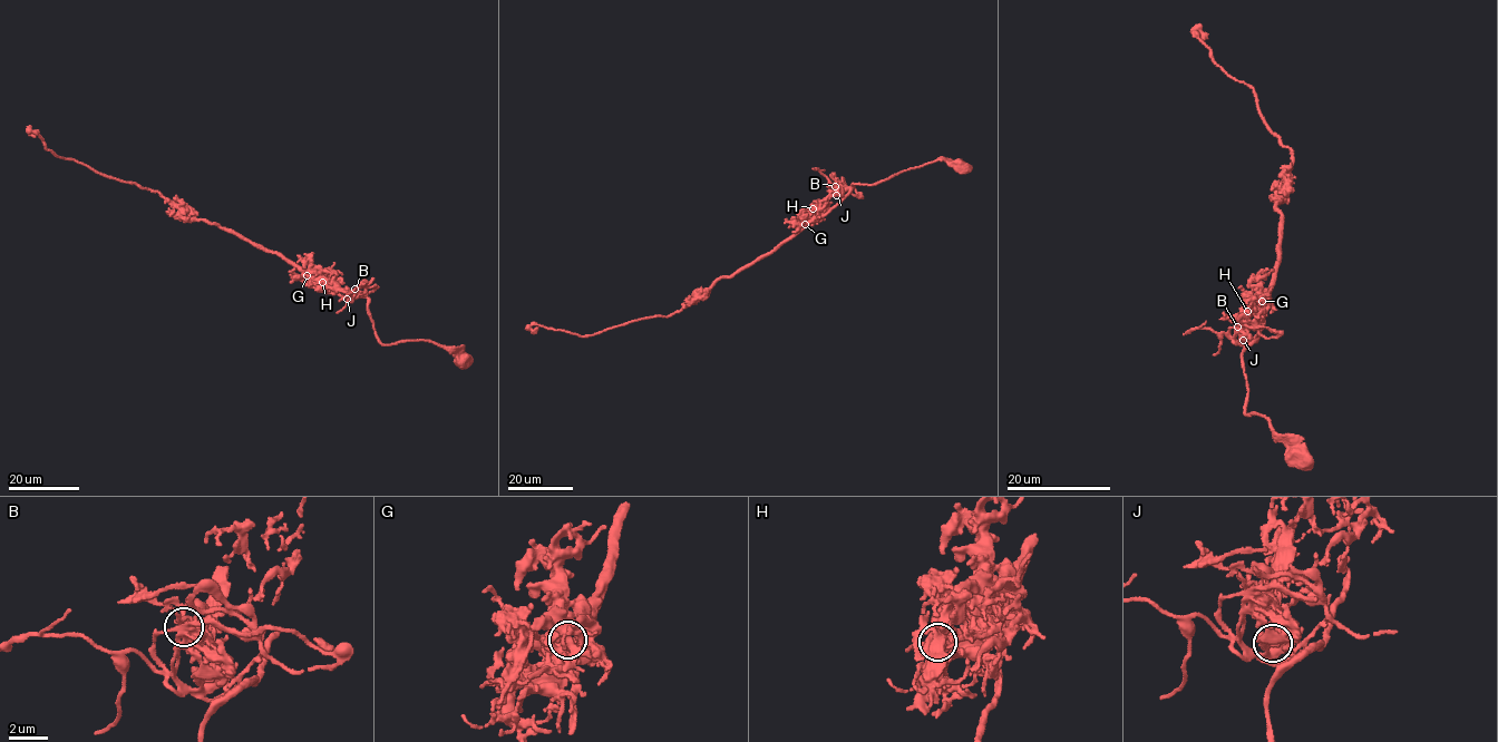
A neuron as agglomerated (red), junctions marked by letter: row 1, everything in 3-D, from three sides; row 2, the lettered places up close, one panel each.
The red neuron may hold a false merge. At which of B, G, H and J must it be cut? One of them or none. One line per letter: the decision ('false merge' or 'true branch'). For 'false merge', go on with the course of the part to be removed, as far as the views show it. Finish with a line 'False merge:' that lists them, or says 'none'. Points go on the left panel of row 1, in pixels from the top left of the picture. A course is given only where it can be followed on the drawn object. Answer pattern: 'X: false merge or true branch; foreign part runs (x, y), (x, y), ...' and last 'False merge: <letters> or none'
B: true branch
G: true branch
H: false merge; foreign part runs (322, 282), (352, 293), (339, 301)
J: true branch
False merge: H

